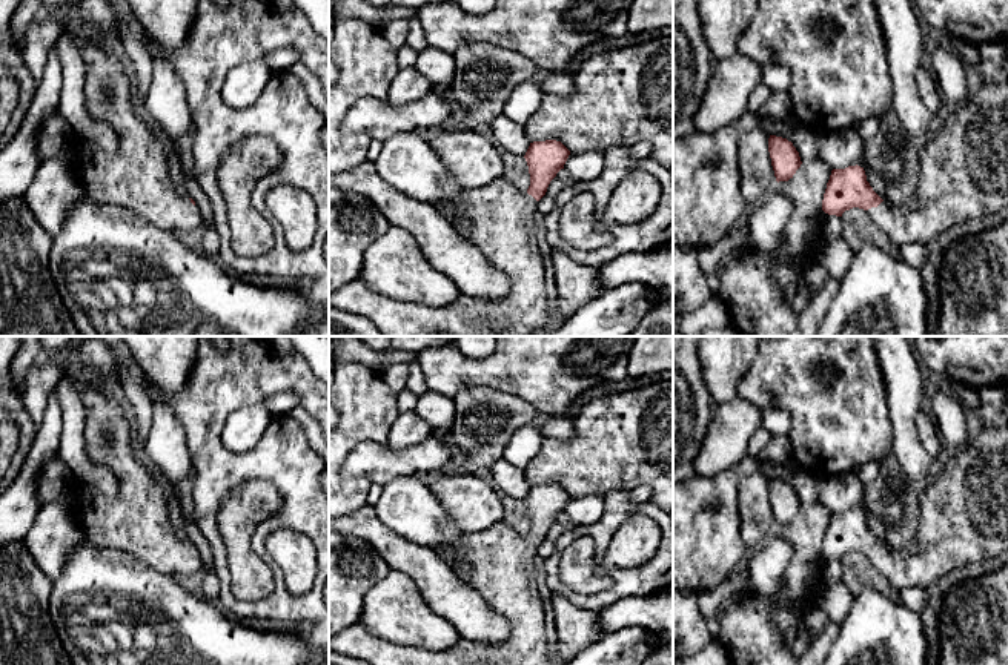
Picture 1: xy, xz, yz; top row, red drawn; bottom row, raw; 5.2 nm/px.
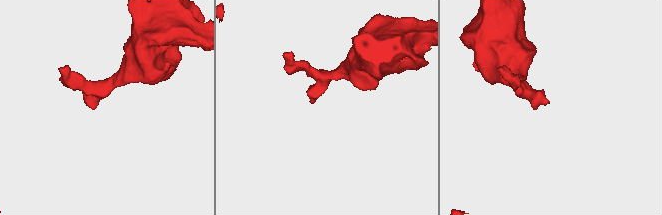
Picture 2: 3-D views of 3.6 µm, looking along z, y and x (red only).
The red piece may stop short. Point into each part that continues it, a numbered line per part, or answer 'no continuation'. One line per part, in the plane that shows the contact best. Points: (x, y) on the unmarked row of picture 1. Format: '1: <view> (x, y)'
1: yz (964, 512)

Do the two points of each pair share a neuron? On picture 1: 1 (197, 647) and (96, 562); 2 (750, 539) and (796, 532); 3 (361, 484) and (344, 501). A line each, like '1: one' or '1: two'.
1: one
2: two
3: one

